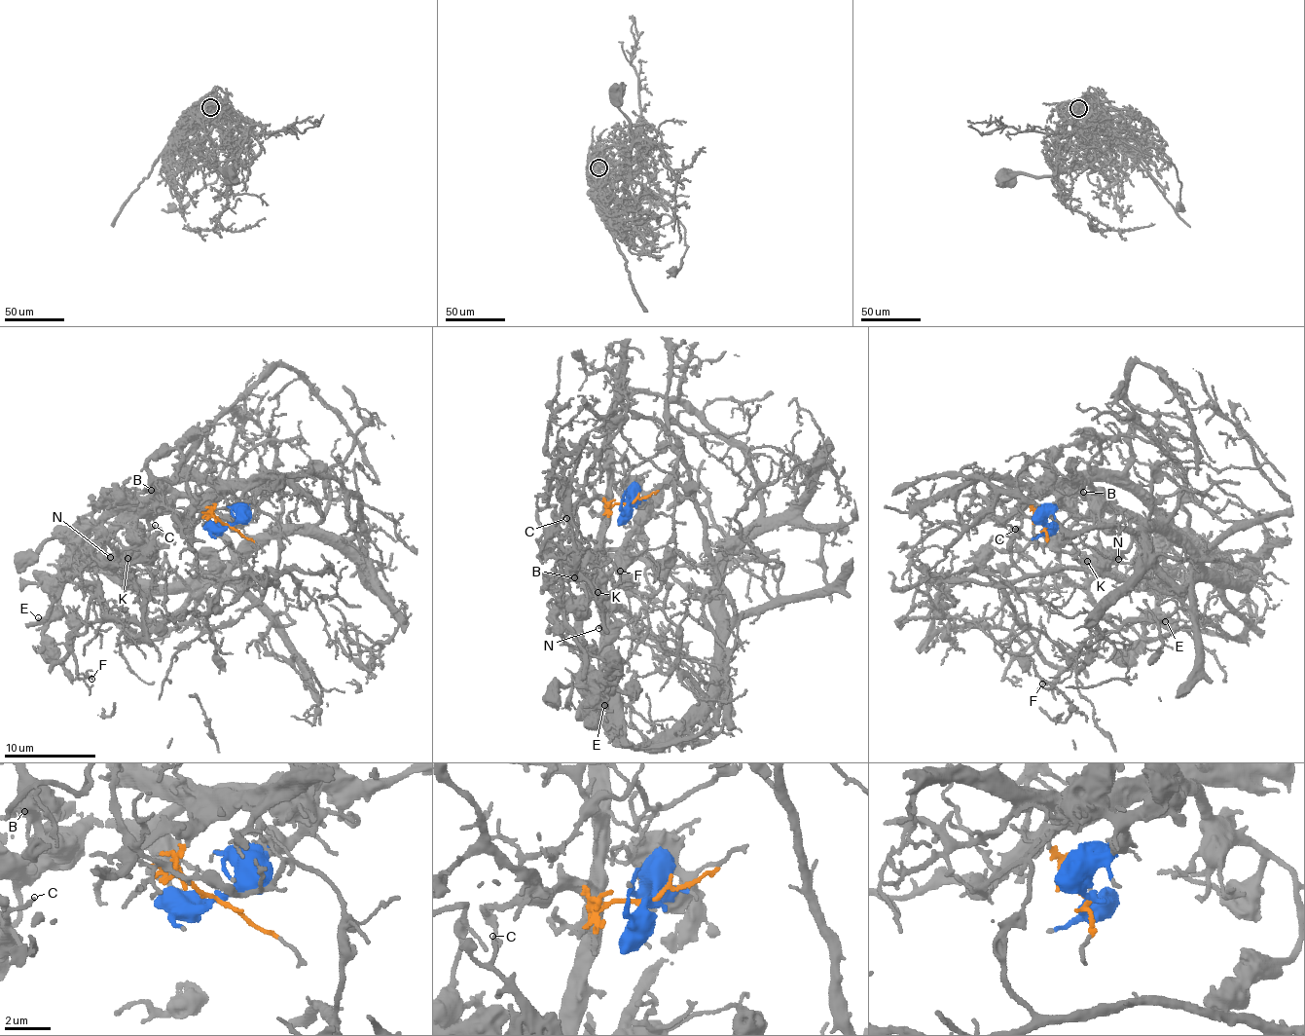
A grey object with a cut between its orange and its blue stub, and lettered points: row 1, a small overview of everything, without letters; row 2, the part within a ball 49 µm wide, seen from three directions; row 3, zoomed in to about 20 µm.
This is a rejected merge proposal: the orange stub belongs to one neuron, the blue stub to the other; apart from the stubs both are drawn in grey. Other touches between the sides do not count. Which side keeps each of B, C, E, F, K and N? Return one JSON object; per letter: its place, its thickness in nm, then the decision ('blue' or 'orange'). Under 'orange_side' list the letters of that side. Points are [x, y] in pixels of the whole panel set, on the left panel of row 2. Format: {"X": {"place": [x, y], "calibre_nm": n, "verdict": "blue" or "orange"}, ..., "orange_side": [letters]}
{"B": {"place": [151, 490], "calibre_nm": 170, "verdict": "blue"}, "C": {"place": [155, 525], "calibre_nm": 170, "verdict": "blue"}, "E": {"place": [38, 617], "calibre_nm": 220, "verdict": "blue"}, "F": {"place": [91, 679], "calibre_nm": 140, "verdict": "blue"}, "K": {"place": [127, 558], "calibre_nm": 180, "verdict": "blue"}, "N": {"place": [110, 557], "calibre_nm": 150, "verdict": "blue"}, "orange_side": []}

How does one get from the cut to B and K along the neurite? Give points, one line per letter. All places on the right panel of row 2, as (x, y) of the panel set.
B: (1044, 526), (1062, 495), (1088, 482), (1098, 496), (1090, 504), (1092, 517), (1069, 505), (1069, 499), (1084, 492)
K: (1044, 526), (1065, 493), (1092, 483), (1098, 498), (1090, 504), (1092, 517), (1078, 520), (1069, 540), (1087, 561)

